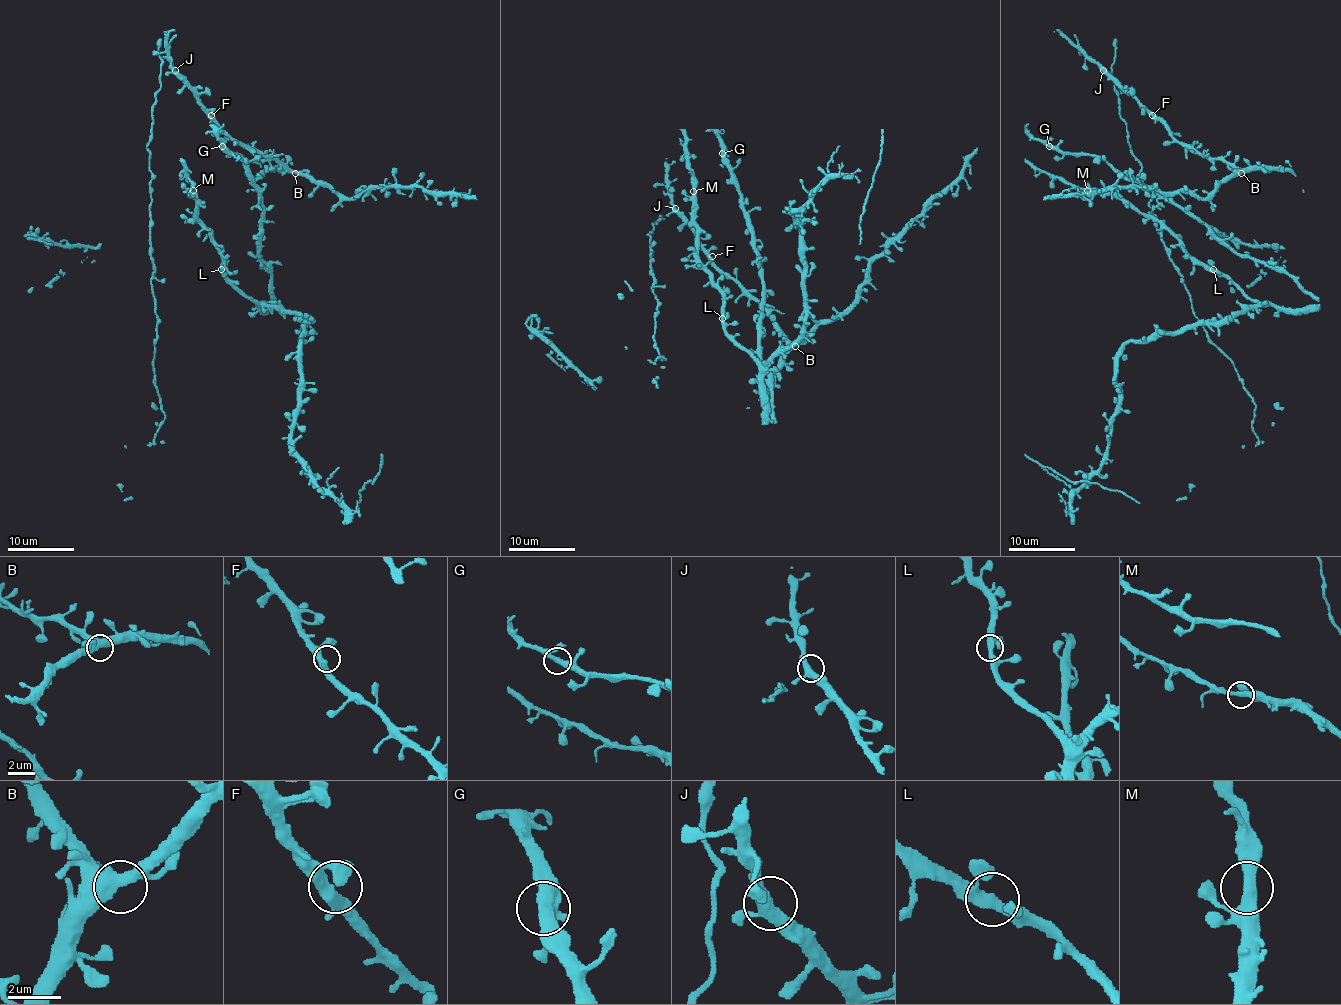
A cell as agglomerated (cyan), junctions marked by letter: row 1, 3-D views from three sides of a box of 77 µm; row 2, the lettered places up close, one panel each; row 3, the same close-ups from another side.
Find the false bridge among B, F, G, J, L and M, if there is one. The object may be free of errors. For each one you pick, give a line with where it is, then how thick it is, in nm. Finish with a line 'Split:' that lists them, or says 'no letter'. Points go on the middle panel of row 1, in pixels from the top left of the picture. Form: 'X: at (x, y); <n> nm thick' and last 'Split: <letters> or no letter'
Split: no letter

